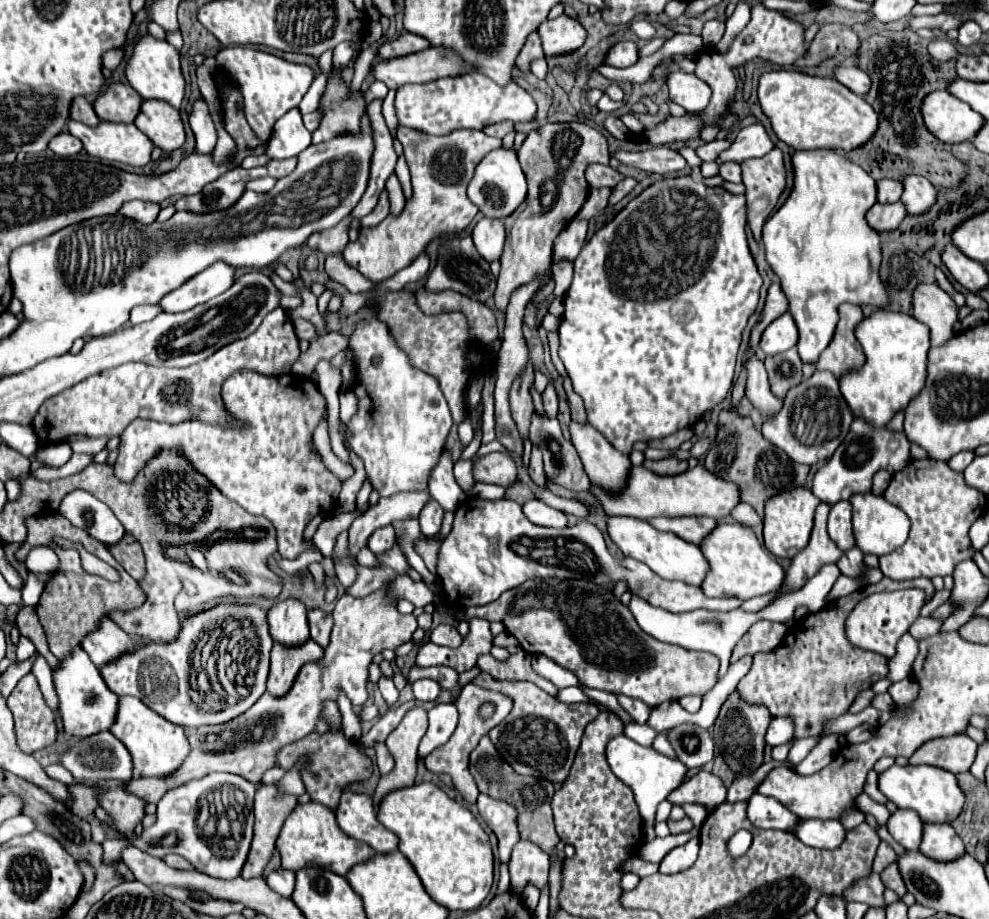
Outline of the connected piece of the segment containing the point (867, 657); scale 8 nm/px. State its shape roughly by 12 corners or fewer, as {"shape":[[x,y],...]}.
{"shape":[[883,578],[795,622],[753,656],[737,692],[819,736],[885,678],[887,658],[847,642],[859,600],[929,578]]}

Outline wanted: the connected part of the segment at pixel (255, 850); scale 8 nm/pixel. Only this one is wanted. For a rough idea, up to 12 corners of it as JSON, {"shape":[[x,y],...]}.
{"shape":[[255,794],[255,836],[241,876],[261,876],[297,796]]}

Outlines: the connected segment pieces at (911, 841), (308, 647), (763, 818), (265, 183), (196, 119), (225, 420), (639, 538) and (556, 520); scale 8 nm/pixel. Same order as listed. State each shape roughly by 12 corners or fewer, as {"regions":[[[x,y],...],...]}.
{"regions":[[[897,810],[887,822],[893,840],[919,850],[923,826],[915,810]],[[313,640],[297,648],[275,644],[267,692],[283,698],[305,662],[319,662]],[[757,792],[747,816],[757,828],[793,832],[799,818]],[[269,178],[251,180],[245,188],[253,192],[269,192],[275,180]],[[201,97],[194,102],[189,123],[201,154],[211,154],[217,130]],[[285,310],[205,362],[125,364],[49,398],[47,442],[113,438],[135,418],[243,430],[221,386],[287,374],[299,340]],[[613,516],[611,540],[661,578],[701,586],[699,546],[645,520]],[[539,500],[523,504],[537,526],[565,528],[567,514]]]}

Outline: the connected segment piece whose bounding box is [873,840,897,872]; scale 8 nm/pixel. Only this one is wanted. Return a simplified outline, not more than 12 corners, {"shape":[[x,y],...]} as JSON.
{"shape":[[883,840],[873,860],[873,870],[881,872],[885,864],[897,858],[889,842]]}

